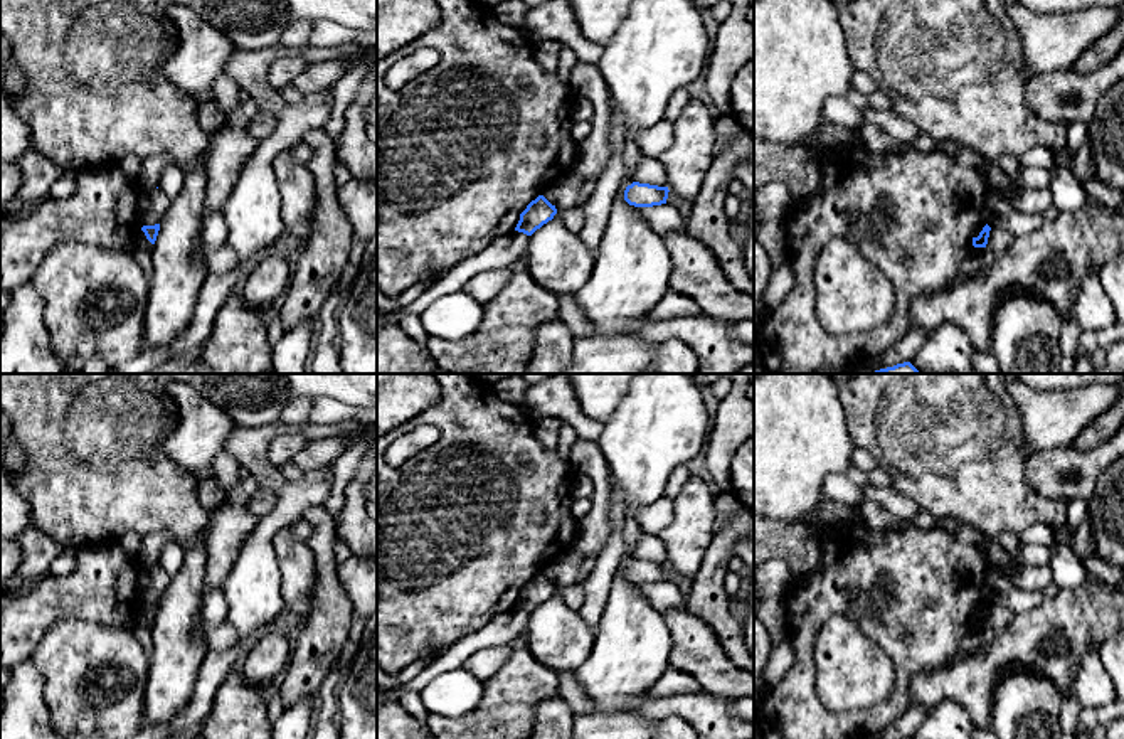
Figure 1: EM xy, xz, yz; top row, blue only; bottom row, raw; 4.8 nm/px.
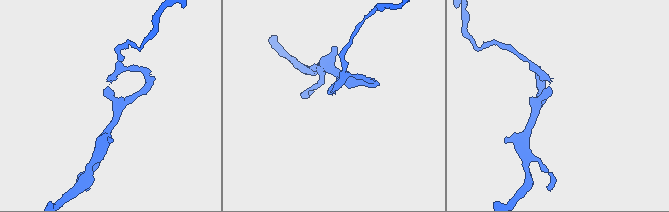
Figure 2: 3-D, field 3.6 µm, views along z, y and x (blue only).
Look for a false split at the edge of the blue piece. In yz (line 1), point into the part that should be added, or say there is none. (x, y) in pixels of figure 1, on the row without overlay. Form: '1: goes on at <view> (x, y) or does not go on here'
1: does not go on here

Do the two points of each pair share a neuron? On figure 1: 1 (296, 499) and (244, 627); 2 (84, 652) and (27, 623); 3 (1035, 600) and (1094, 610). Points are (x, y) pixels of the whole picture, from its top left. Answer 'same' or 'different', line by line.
1: same
2: different
3: different

